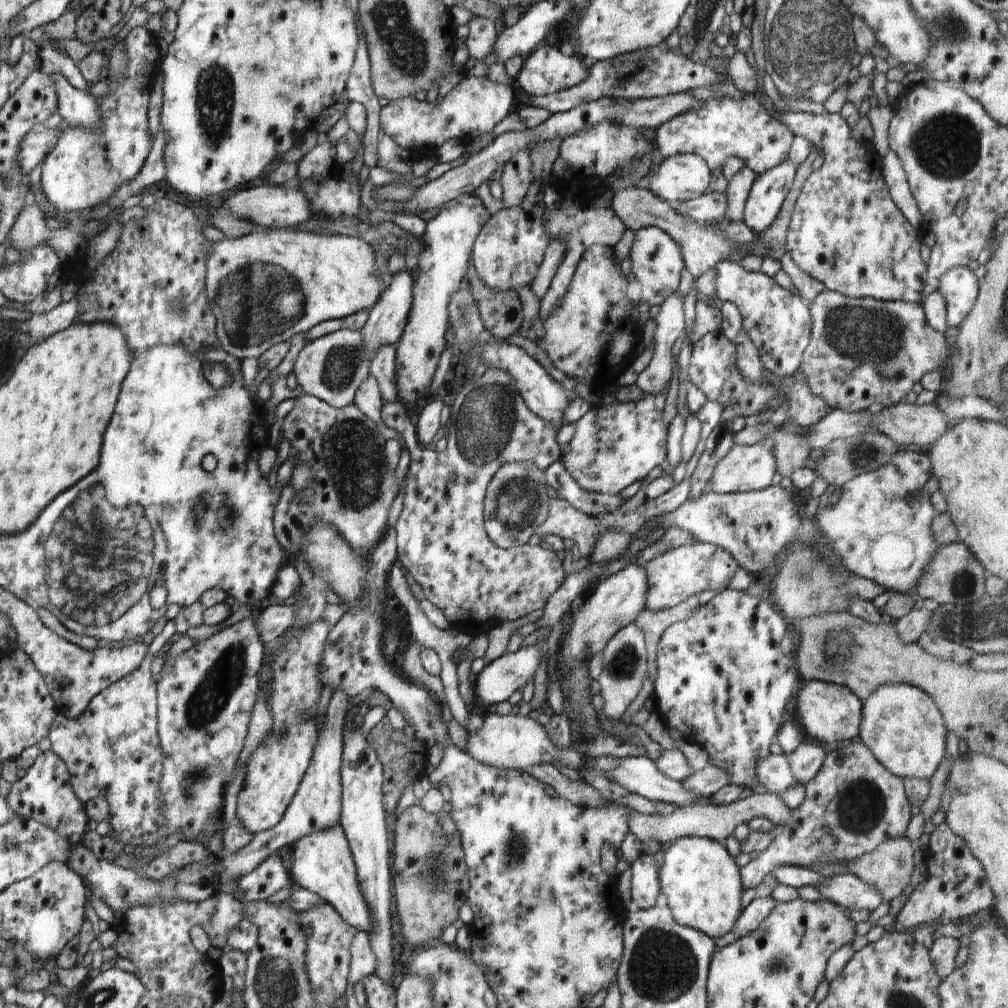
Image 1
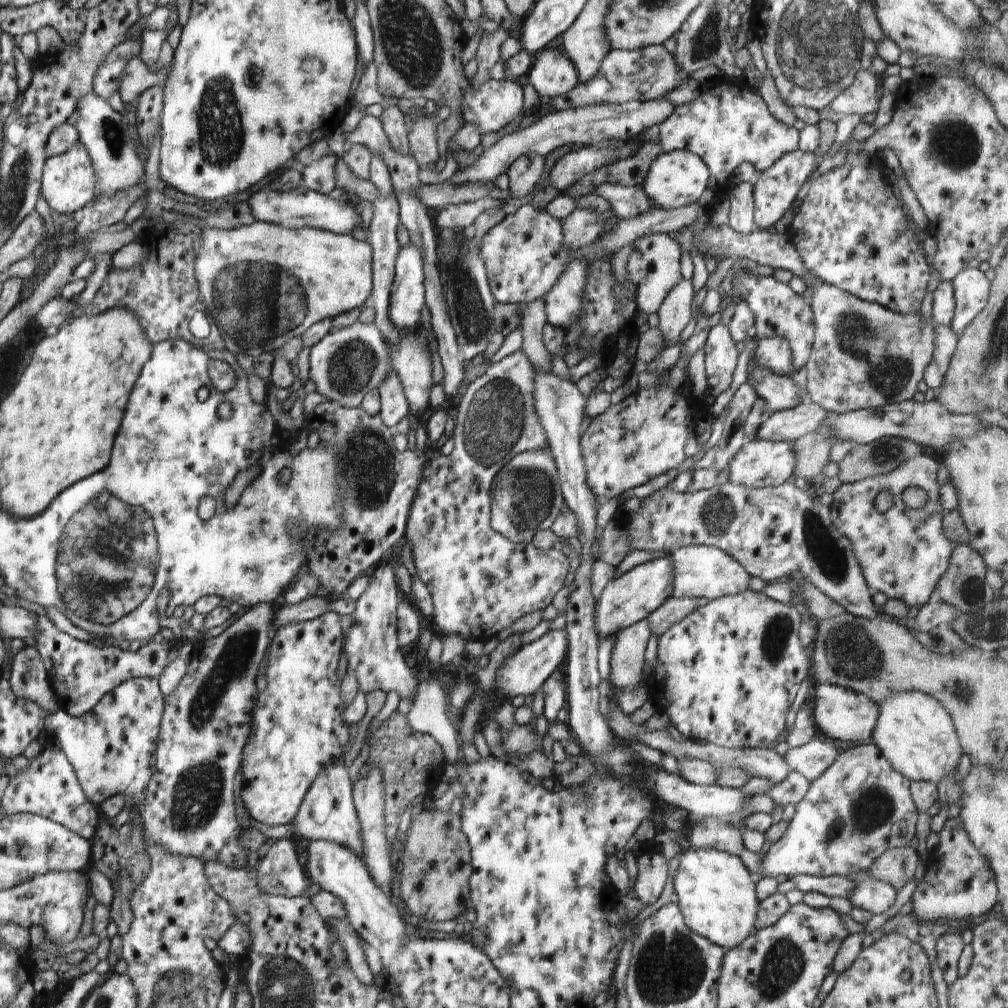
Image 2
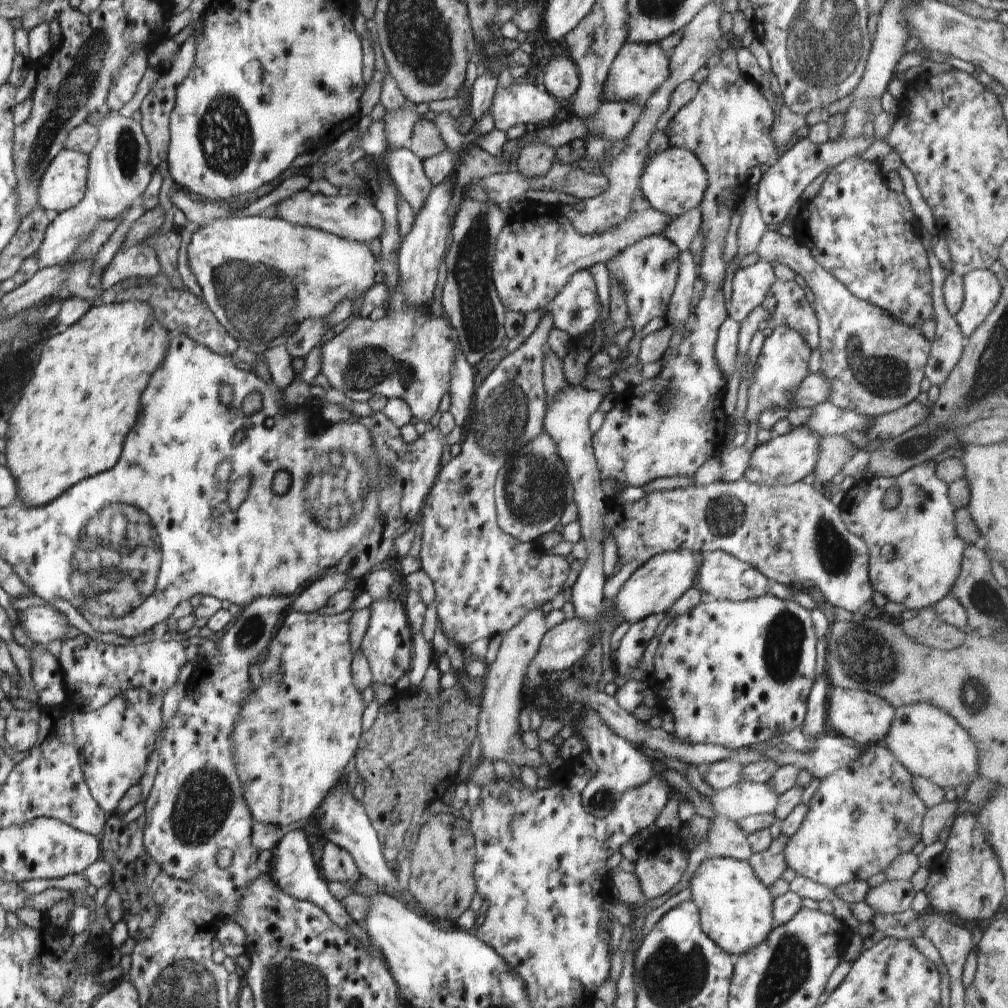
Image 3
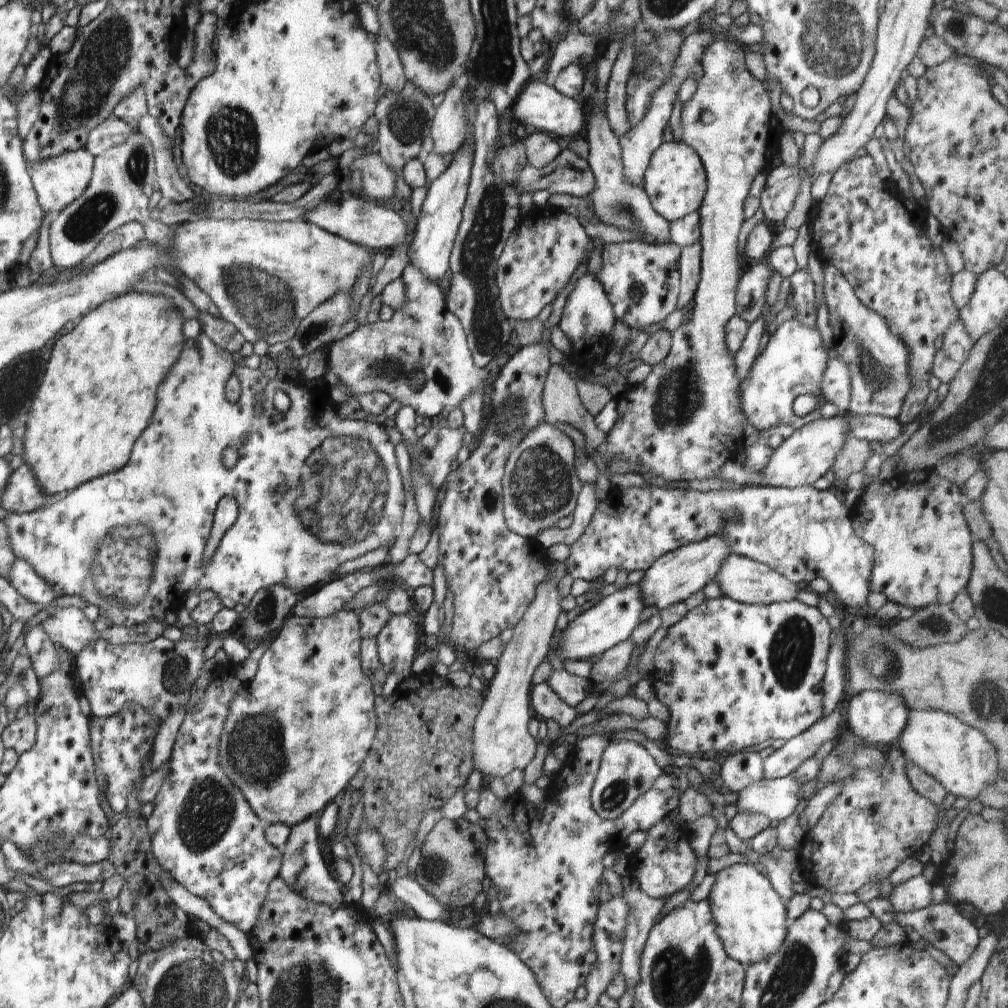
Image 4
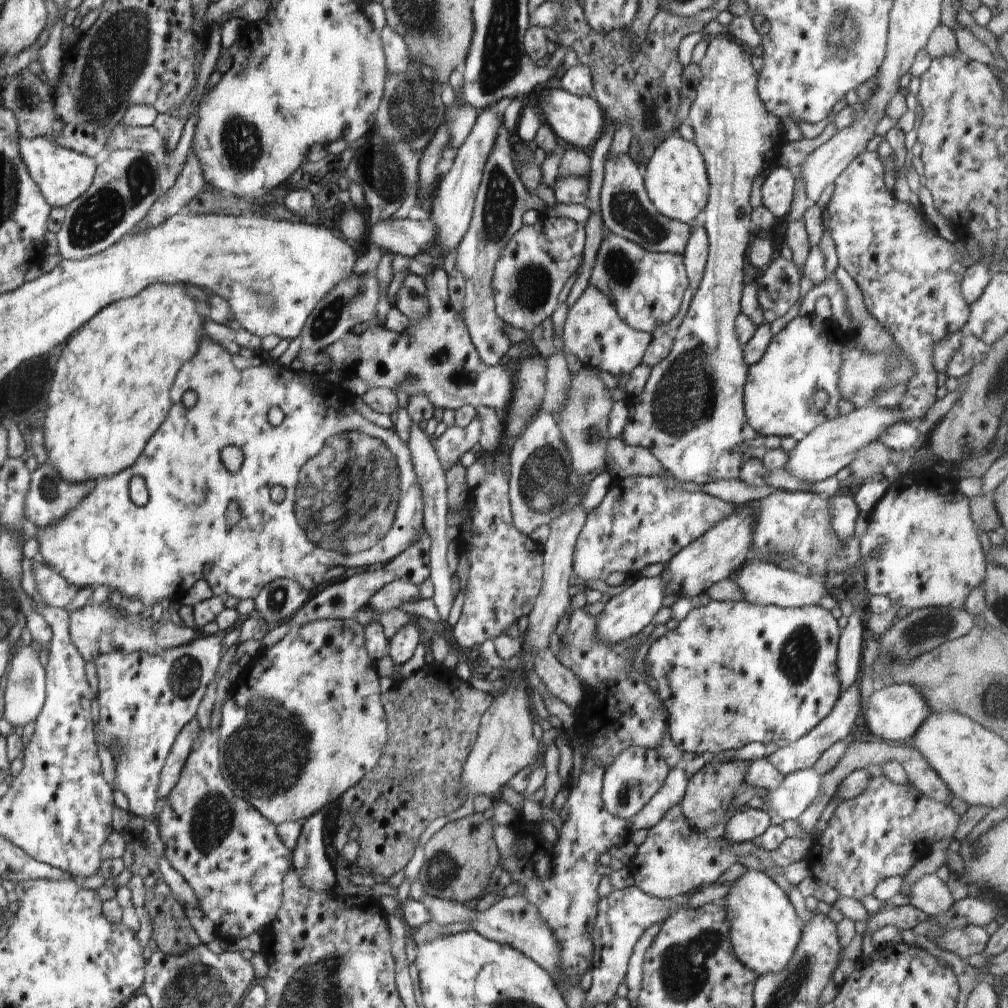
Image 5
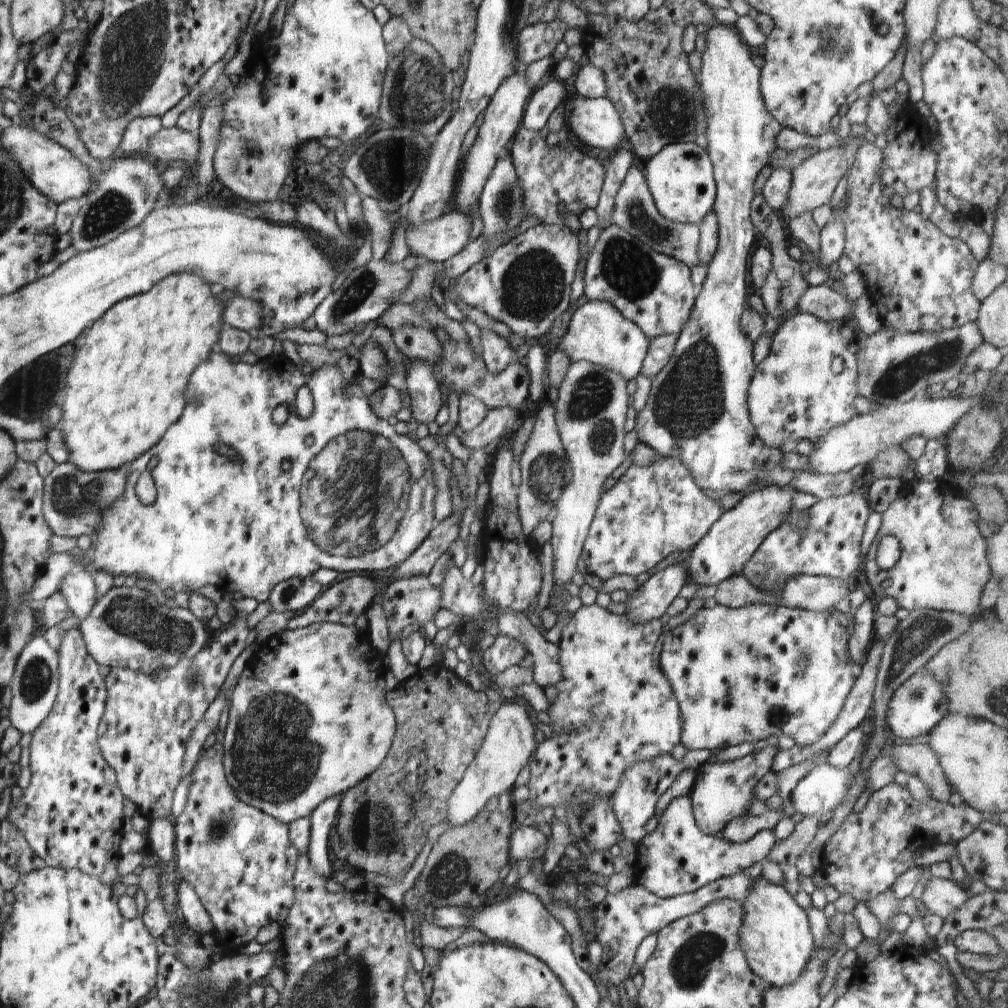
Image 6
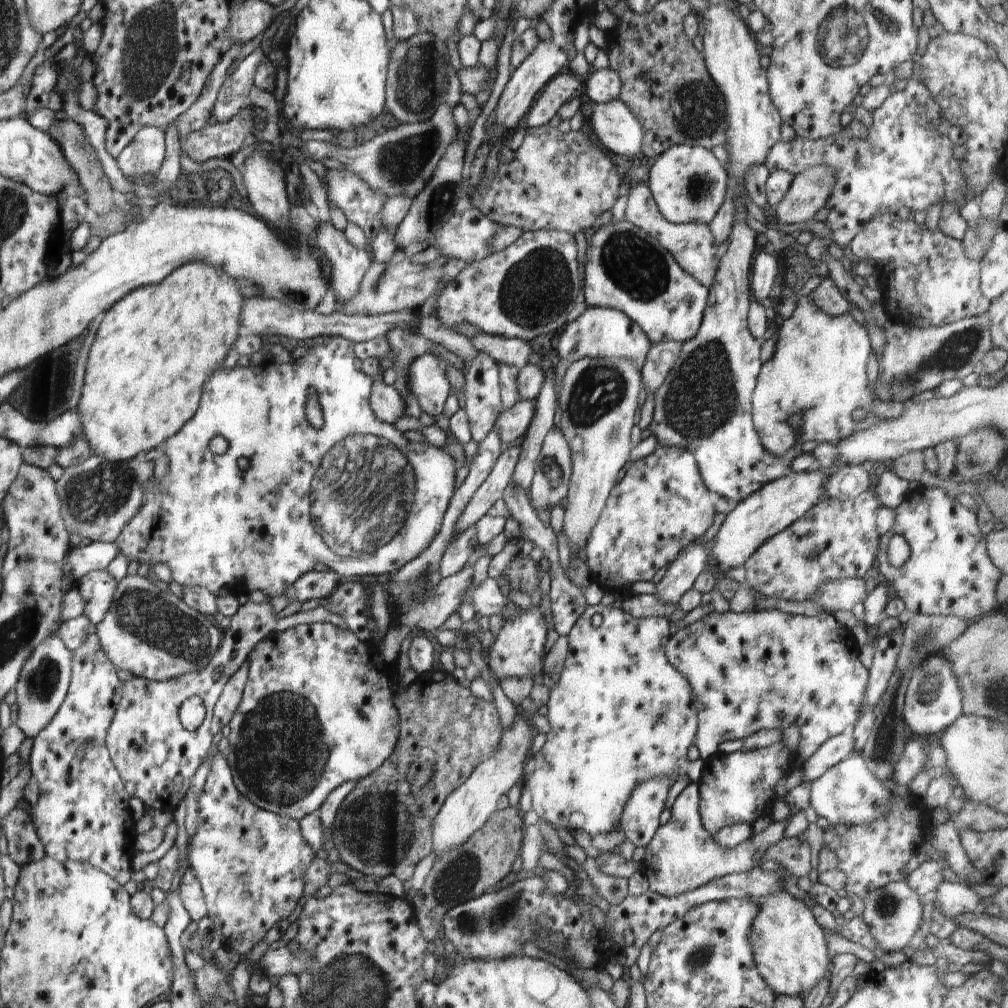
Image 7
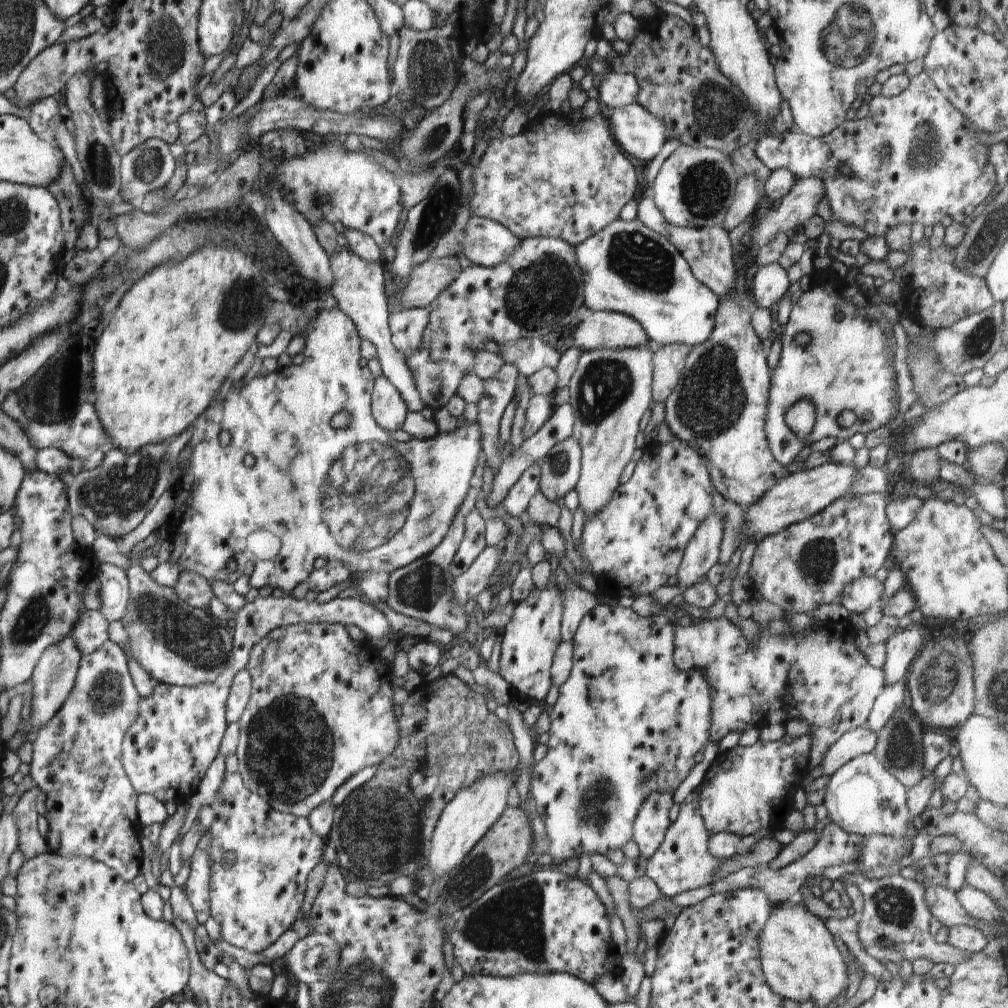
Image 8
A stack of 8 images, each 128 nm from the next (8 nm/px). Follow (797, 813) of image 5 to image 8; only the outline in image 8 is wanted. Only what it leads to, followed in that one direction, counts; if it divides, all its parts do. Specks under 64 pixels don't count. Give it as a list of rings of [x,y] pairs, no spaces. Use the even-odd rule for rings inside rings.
[[[872,754],[855,756],[844,763],[832,776],[829,776],[824,792],[823,803],[826,806],[829,822],[837,824],[844,832],[855,835],[883,835],[907,837],[907,822],[910,814],[906,802],[906,787]]]

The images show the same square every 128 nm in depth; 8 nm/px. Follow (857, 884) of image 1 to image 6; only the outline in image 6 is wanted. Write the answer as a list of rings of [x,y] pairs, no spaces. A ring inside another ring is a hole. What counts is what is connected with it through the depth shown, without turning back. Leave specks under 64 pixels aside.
[[[932,876],[925,884],[919,902],[925,913],[932,913],[944,919],[960,908],[969,896],[967,889],[961,887],[957,880]]]

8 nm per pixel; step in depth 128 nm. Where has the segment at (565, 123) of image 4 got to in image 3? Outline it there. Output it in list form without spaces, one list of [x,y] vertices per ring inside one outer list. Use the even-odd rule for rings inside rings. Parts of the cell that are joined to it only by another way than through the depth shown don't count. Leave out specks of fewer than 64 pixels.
[[[533,84],[497,85],[489,108],[494,126],[505,132],[519,124],[550,124],[559,102],[544,88]]]

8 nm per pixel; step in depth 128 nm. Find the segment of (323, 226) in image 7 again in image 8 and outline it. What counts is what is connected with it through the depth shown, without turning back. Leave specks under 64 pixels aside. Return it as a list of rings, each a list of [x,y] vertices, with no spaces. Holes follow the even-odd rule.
[[[340,247],[335,253],[329,254],[330,268],[334,278],[334,284],[331,286],[331,294],[334,295],[338,302],[338,308],[346,314],[348,318],[356,325],[362,340],[372,342],[377,350],[377,358],[382,366],[384,376],[399,390],[401,397],[404,399],[410,412],[426,412],[423,400],[418,398],[418,391],[414,384],[414,379],[407,365],[407,360],[394,348],[391,341],[391,332],[388,324],[389,310],[387,309],[387,296],[385,291],[385,274],[387,268],[380,262],[368,262],[360,258],[354,251],[346,247]]]

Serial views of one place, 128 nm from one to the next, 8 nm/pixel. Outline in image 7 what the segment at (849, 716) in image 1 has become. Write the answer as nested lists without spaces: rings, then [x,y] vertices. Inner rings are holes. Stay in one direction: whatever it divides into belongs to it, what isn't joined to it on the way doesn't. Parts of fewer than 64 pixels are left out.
[[[942,652],[930,655],[916,664],[905,692],[902,716],[916,739],[942,732],[962,714],[962,696],[958,679],[951,671],[949,660],[941,654]]]

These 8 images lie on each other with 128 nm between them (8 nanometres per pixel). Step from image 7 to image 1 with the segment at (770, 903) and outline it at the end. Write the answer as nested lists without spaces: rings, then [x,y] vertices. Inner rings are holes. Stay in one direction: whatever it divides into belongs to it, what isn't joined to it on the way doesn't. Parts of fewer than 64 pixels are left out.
[[[682,837],[663,847],[663,851],[664,862],[659,867],[660,890],[667,896],[667,906],[674,920],[713,939],[730,932],[742,912],[740,900],[745,888],[740,868],[726,847],[704,837]]]

